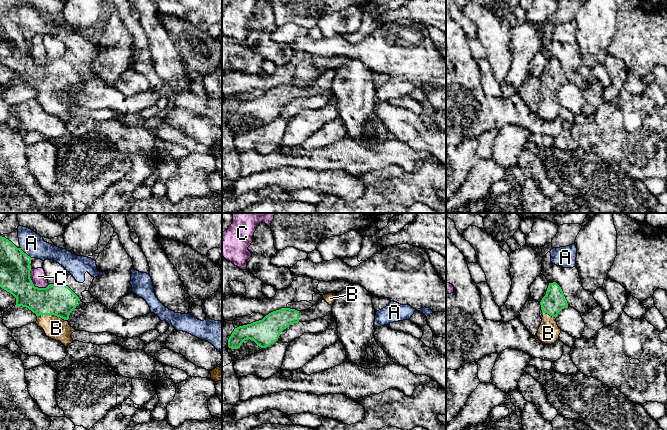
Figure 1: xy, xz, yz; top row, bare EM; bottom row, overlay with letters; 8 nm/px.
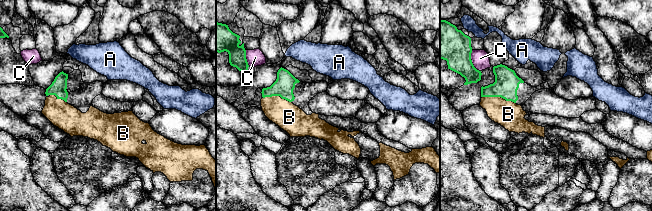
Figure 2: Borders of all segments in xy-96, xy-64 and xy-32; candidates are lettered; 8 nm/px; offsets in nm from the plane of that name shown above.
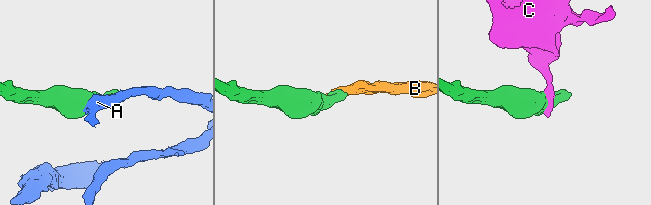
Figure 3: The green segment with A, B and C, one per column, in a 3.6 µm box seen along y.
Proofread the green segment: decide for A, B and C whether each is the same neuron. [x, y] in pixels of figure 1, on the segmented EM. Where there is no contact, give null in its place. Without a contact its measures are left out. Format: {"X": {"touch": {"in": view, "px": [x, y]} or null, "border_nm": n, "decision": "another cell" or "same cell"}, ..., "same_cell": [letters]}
{"A": {"touch": {"in": "xy", "px": [25, 253]}, "border_nm": 130, "decision": "another cell"}, "B": {"touch": {"in": "xy", "px": [50, 314]}, "border_nm": 200, "decision": "same cell"}, "C": {"touch": {"in": "xy", "px": [33, 285]}, "border_nm": 200, "decision": "another cell"}, "same_cell": ["B"]}

